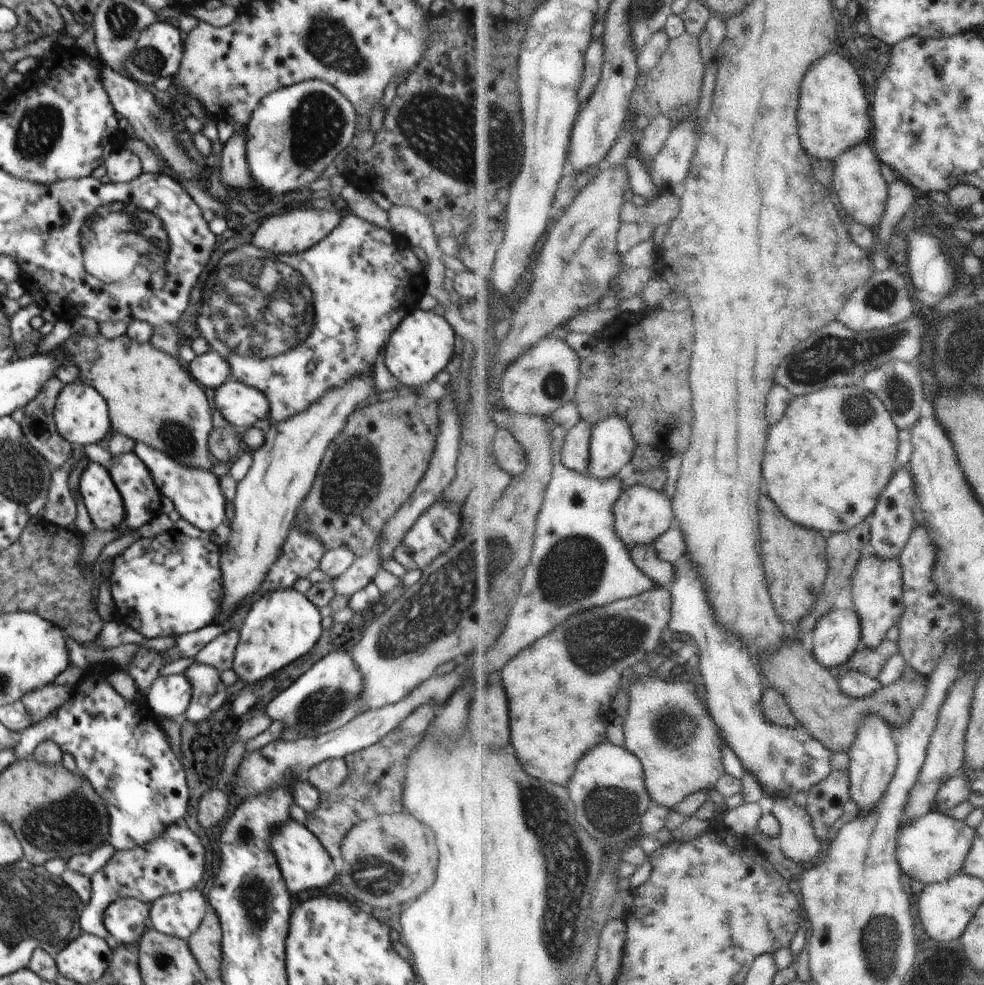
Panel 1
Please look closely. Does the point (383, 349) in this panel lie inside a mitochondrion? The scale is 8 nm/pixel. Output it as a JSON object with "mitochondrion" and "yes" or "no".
{"mitochondrion":"no"}

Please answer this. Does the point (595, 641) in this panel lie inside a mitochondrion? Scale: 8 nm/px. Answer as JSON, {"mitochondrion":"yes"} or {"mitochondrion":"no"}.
{"mitochondrion":"yes"}

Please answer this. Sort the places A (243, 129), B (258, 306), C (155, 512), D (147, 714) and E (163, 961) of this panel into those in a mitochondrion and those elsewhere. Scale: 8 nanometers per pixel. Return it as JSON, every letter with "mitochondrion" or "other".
{"A":"other","B":"mitochondrion","C":"other","D":"other","E":"other"}

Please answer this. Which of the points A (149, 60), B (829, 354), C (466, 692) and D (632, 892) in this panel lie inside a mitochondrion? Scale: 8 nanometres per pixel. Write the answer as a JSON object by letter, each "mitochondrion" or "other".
{"A":"mitochondrion","B":"mitochondrion","C":"other","D":"other"}

